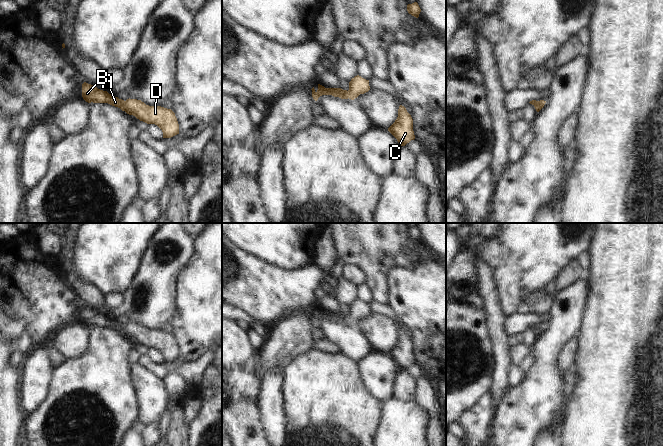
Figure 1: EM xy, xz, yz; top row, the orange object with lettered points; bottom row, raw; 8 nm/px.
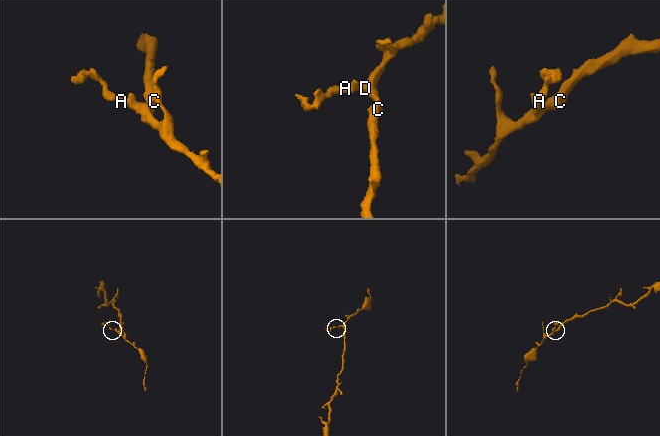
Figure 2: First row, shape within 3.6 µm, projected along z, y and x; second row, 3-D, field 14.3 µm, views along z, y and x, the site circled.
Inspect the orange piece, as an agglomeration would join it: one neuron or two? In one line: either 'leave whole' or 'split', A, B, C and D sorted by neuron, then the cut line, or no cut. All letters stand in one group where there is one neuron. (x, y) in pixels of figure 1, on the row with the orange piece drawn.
leave whole; groups A B C D; cut none

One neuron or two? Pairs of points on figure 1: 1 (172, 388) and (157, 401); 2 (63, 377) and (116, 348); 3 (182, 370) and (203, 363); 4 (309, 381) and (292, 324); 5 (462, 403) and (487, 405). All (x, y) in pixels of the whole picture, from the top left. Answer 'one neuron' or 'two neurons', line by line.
1: two neurons
2: one neuron
3: one neuron
4: two neurons
5: two neurons

